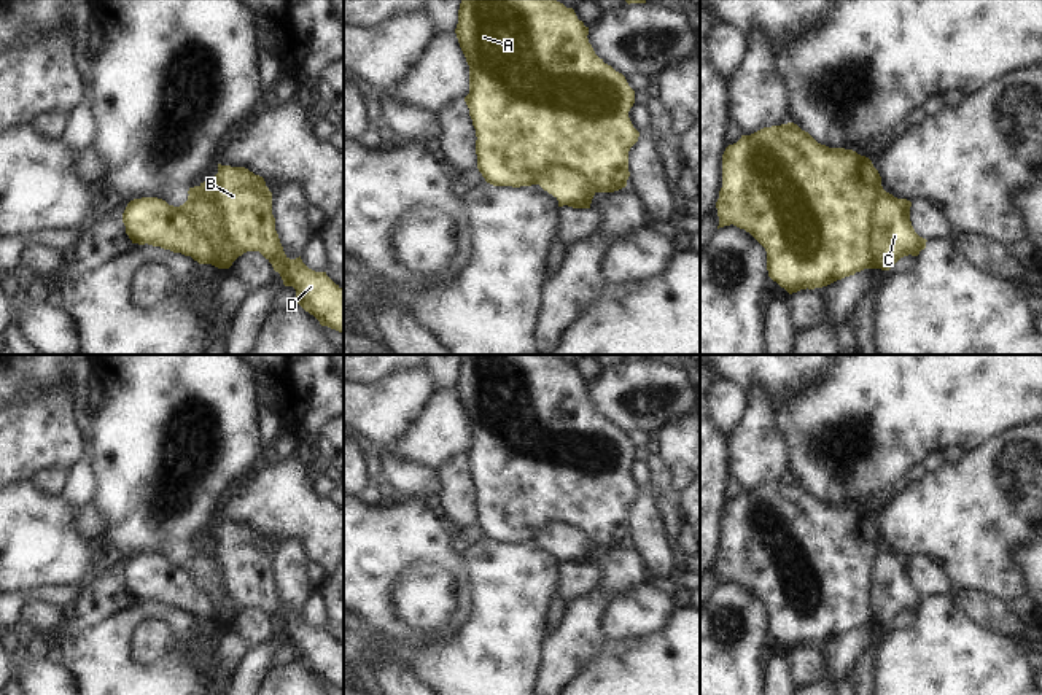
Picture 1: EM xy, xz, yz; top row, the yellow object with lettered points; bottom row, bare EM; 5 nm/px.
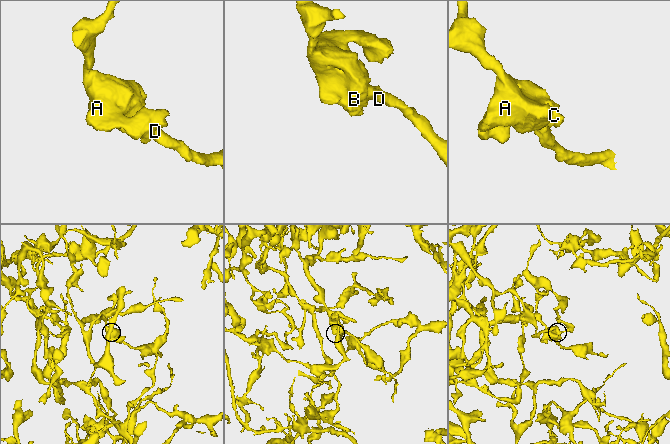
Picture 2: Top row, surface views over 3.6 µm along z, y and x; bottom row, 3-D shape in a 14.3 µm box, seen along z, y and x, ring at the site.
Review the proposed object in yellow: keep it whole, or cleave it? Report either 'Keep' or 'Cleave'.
Cleave.

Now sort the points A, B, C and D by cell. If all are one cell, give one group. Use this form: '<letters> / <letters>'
A B D / C

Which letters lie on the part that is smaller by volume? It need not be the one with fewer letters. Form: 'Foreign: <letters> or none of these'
Foreign: C.

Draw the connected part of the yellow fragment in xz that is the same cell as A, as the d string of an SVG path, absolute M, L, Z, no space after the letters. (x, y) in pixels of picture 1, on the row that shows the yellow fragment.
M461 0L458 24L455 29L460 48L469 65L469 94L465 102L476 129L477 169L487 183L493 186L531 186L539 184L541 173L549 167L568 167L579 172L590 181L597 192L614 192L627 186L628 151L638 142L640 132L633 127L628 111L635 103L635 91L625 76L600 59L589 43L589 27L577 19L573 8L566 8L557 0Z

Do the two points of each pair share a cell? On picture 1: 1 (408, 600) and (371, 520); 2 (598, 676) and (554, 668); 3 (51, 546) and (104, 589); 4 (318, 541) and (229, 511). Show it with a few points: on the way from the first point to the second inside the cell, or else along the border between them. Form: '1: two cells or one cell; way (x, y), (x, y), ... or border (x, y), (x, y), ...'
1: one cell; way (406, 581), (403, 573), (371, 539)
2: two cells; border (602, 643), (600, 649), (573, 678)
3: two cells; border (89, 574), (80, 587)
4: one cell; way (296, 519), (288, 511), (252, 511)

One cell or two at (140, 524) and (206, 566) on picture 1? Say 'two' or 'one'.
one

